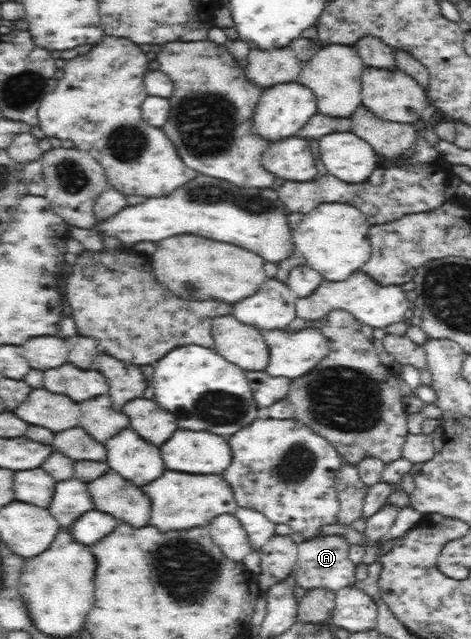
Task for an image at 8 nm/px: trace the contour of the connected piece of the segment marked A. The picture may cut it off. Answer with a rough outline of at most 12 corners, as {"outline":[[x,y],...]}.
{"outline":[[342,535],[298,545],[294,585],[336,593],[352,587],[355,565]]}

